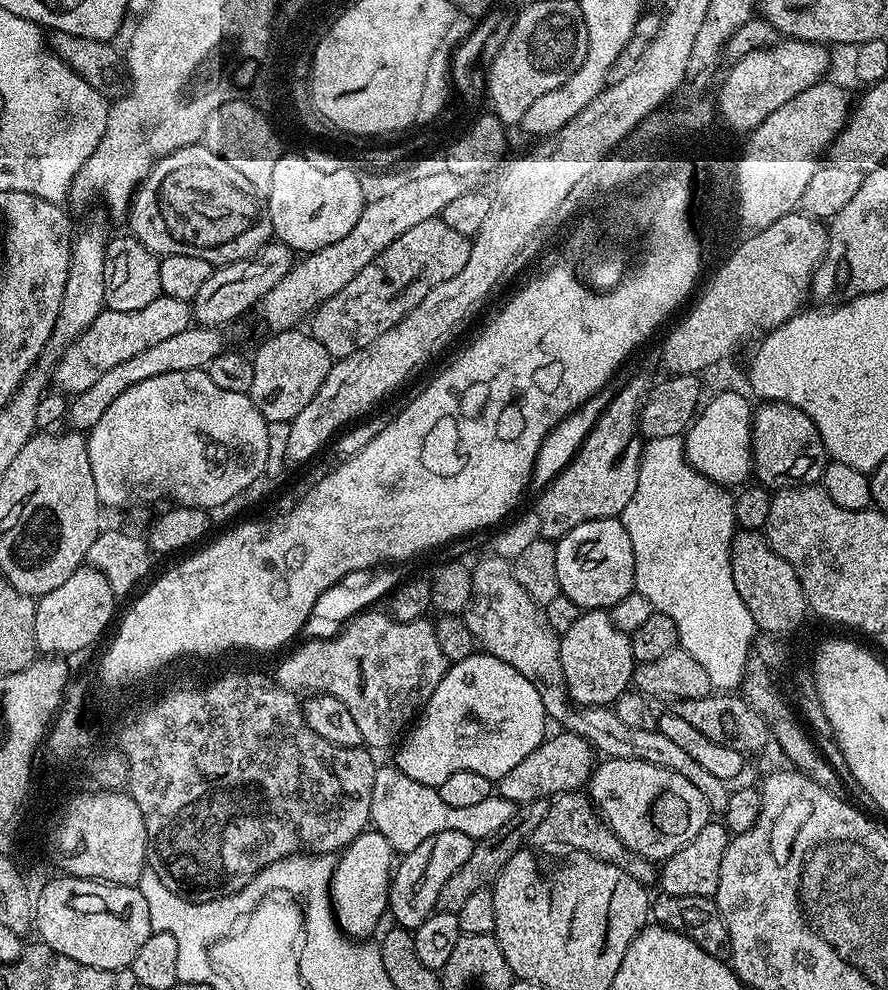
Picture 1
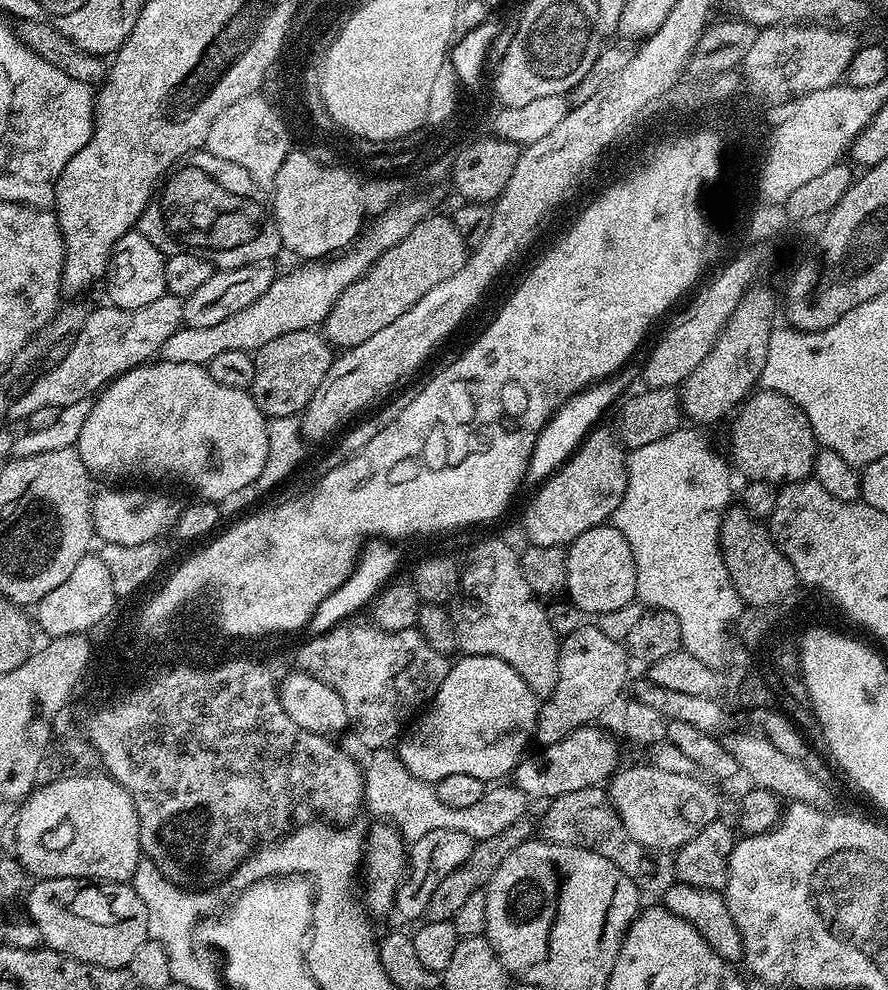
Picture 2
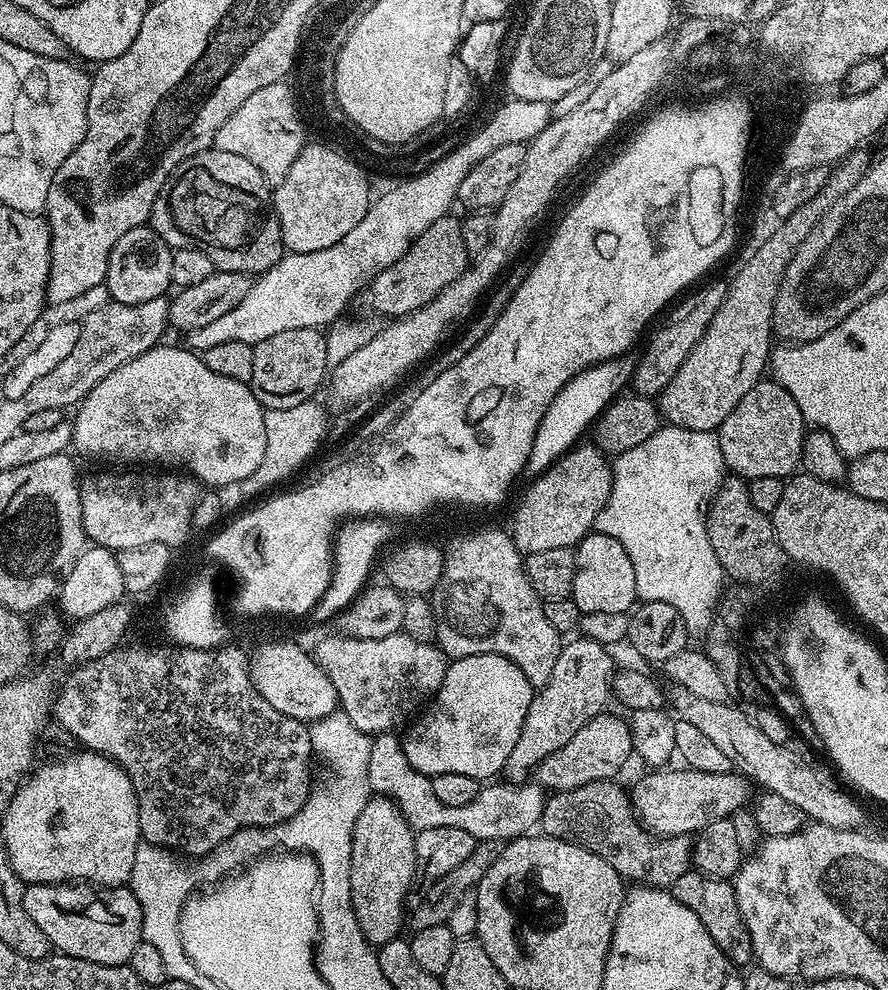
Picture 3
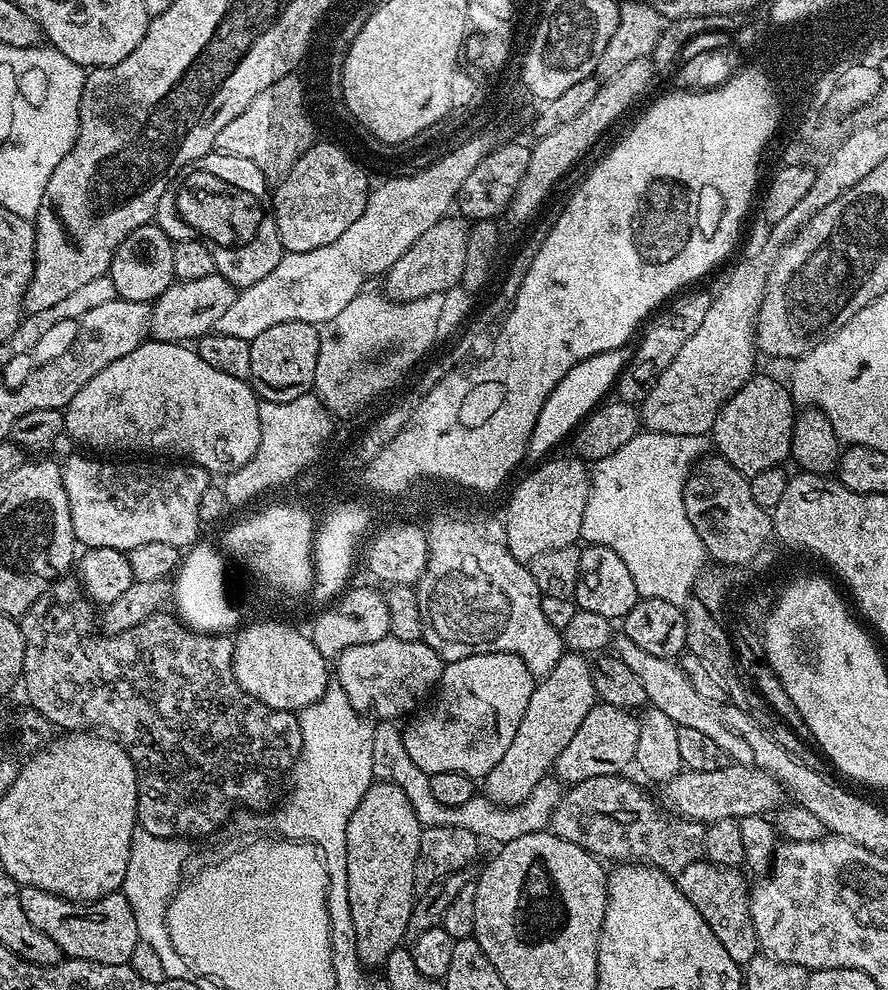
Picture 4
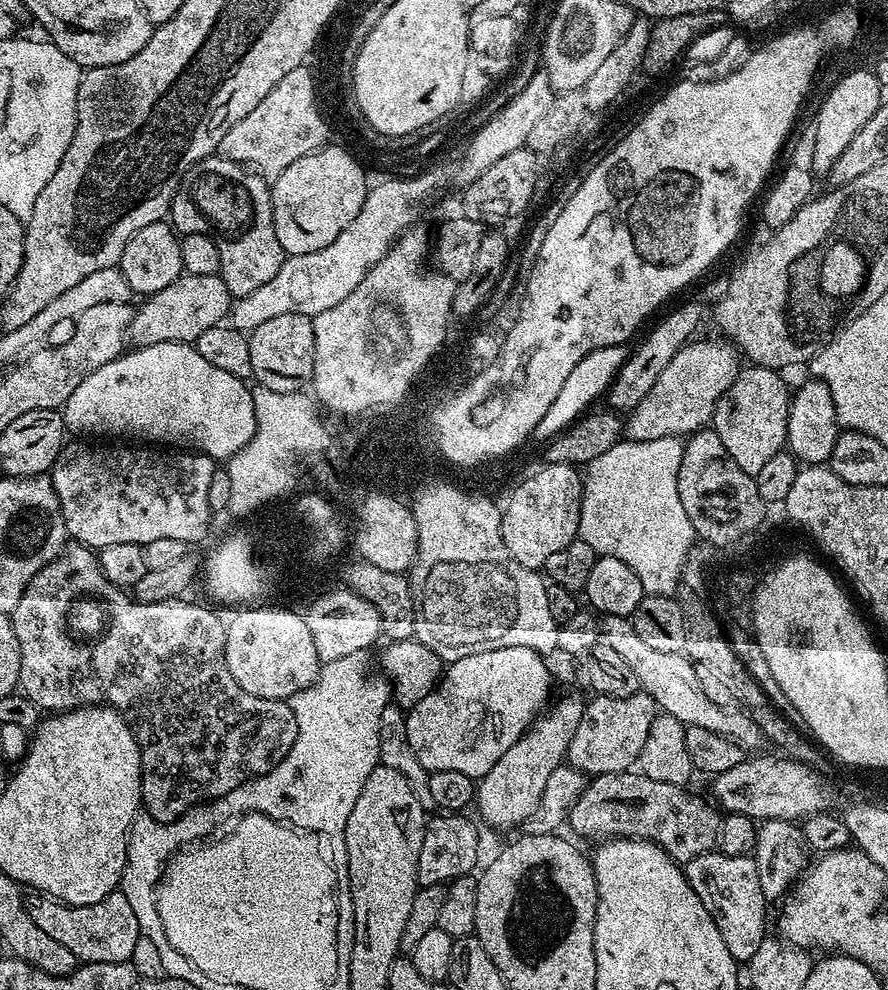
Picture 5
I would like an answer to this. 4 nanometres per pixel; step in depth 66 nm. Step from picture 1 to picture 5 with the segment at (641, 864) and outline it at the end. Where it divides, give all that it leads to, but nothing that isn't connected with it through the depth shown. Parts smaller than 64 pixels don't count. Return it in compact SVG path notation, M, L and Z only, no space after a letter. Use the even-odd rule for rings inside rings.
M639 770L594 776L568 811L566 824L580 836L611 834L616 838L650 840L659 844L671 860L686 862L717 847L722 819L721 809L711 799L703 800L688 790L679 784L654 782Z

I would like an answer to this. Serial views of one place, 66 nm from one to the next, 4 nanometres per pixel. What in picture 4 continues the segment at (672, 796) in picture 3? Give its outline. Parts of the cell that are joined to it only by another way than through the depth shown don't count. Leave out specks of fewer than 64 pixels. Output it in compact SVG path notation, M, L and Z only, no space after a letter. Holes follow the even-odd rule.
M729 762L722 770L682 770L673 780L667 781L663 788L663 803L675 815L685 820L697 820L705 826L721 820L739 820L741 816L768 816L775 813L786 800L784 785L766 770L735 762Z

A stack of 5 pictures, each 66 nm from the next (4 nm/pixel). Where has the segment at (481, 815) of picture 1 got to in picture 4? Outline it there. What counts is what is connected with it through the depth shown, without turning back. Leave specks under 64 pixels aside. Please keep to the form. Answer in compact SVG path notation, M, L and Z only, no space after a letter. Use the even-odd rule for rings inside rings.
M382 720L375 725L373 757L373 777L388 780L394 786L398 786L402 790L402 794L406 794L406 798L410 800L410 806L414 808L414 814L424 828L462 826L485 841L487 841L486 839L496 840L497 845L510 842L514 838L522 838L522 834L545 831L549 827L552 811L558 806L562 795L561 781L557 780L555 775L549 774L542 778L542 782L538 782L538 786L534 786L530 796L521 804L501 806L488 799L487 796L477 794L470 798L470 802L466 802L466 806L454 806L453 808L442 806L442 802L437 802L433 792L430 791L429 773L414 766L410 754L406 754L404 729L395 720Z

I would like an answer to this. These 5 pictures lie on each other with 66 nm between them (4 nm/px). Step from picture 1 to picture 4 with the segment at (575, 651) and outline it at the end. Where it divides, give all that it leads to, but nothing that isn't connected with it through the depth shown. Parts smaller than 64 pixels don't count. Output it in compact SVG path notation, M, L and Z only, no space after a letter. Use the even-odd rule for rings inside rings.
M565 651L554 670L533 687L530 702L526 702L526 714L522 714L522 722L518 722L518 730L514 730L514 742L510 742L506 754L502 754L498 766L483 777L483 795L501 806L521 804L534 786L555 769L558 754L566 750L570 738L574 738L578 726L582 726L586 714L590 714L596 703L598 697L589 657Z

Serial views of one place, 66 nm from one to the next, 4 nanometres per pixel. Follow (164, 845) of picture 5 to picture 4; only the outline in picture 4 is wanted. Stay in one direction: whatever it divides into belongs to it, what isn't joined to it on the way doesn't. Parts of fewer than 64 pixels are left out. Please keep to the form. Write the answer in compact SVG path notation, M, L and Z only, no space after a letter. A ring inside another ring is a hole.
M137 827L130 842L130 862L126 862L122 891L126 902L130 902L130 910L134 910L140 940L147 942L153 950L156 944L160 944L158 956L178 954L178 950L174 950L174 932L168 922L168 905L186 876L184 867L188 864L188 844L184 838L158 838L142 827Z

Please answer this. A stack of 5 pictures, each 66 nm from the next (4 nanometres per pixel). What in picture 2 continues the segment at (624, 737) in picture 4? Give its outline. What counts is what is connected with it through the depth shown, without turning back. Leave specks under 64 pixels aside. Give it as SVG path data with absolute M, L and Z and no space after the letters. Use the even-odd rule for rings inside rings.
M596 726L576 728L565 740L543 745L536 751L540 752L525 755L514 773L515 788L532 802L547 802L562 794L571 794L573 790L603 785L617 771L616 759L620 756L615 742L608 740L607 734L599 732Z

